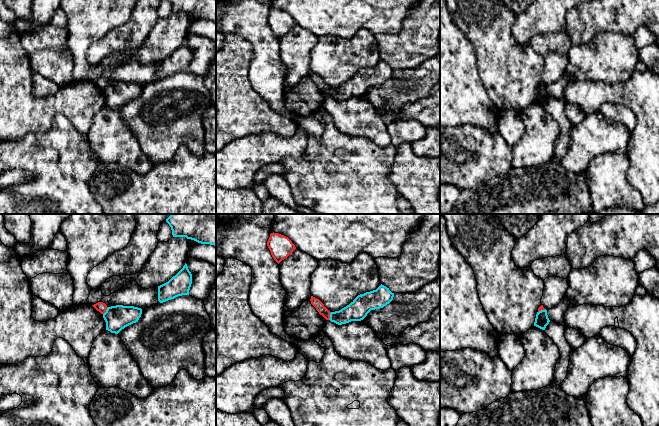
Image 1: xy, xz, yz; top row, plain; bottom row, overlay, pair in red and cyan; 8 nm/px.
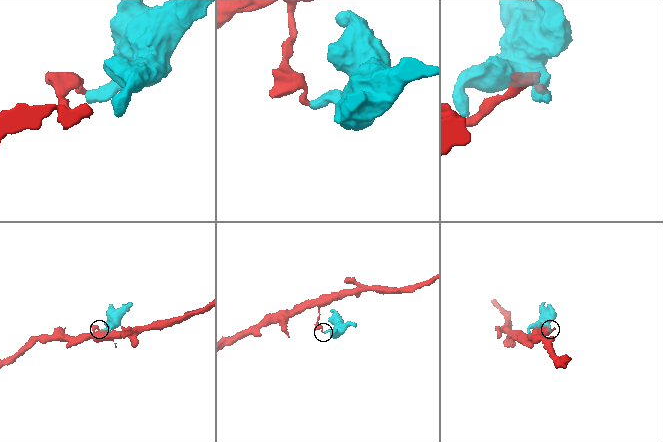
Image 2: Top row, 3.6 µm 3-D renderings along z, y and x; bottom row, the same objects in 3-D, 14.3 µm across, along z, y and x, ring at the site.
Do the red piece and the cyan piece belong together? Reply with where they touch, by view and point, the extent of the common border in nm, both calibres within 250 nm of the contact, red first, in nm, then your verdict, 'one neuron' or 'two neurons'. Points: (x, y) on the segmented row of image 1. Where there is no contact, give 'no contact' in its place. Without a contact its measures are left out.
xz (329, 316) | 70 nm | 70/160 nm | two neurons

